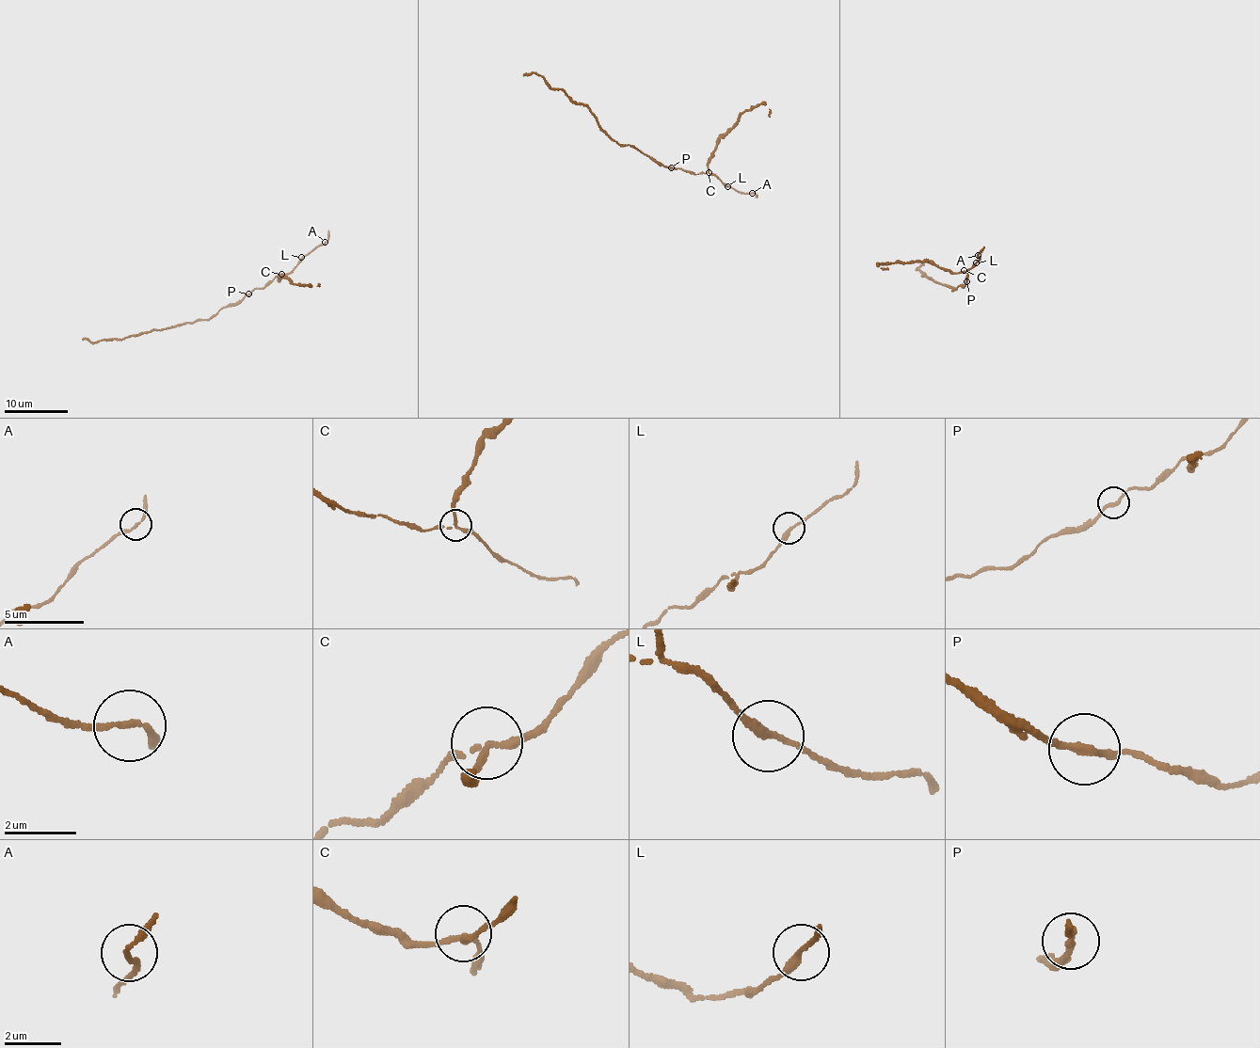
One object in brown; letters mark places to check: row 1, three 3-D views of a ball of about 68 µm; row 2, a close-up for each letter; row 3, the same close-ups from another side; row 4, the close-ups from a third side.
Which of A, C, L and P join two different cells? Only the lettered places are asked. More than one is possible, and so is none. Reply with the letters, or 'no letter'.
C, P

